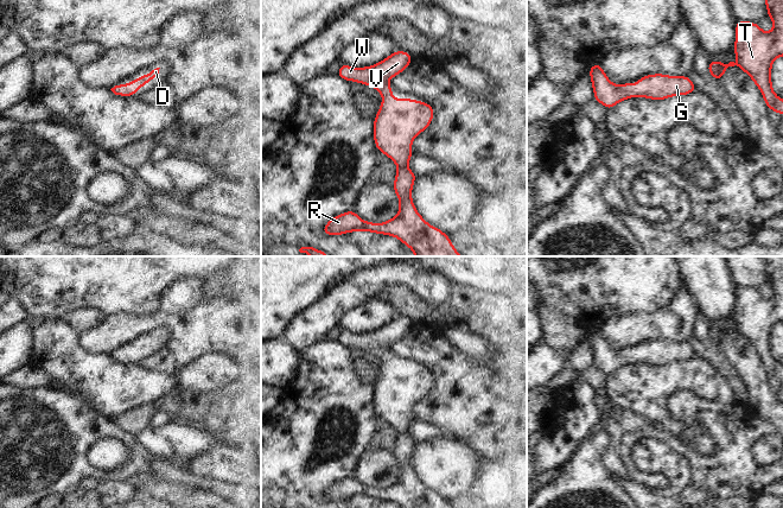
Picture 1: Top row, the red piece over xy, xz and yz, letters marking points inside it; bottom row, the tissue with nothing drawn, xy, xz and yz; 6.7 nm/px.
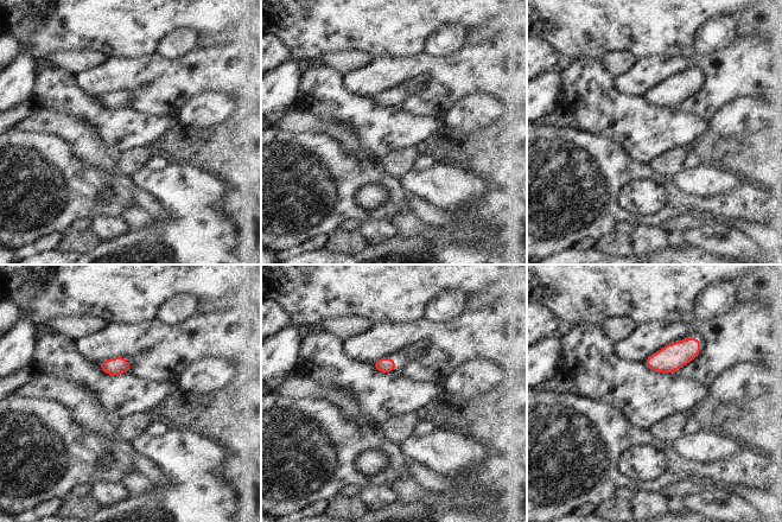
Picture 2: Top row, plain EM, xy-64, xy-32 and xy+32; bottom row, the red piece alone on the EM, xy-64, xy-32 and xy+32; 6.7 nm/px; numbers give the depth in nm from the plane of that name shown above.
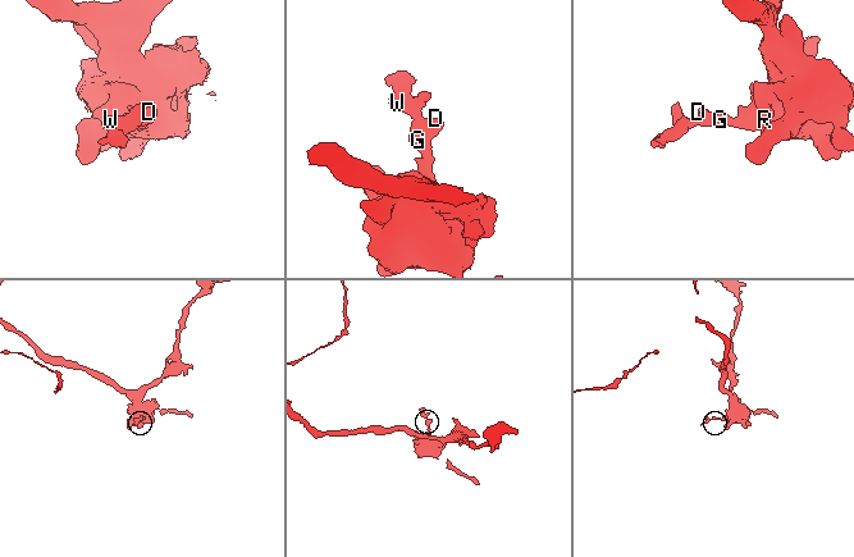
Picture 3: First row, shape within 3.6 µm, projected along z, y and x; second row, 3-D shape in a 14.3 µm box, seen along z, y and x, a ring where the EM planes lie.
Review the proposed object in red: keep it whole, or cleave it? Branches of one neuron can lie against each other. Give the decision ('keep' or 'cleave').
keep

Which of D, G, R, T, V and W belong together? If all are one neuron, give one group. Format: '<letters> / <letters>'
D G R T V W

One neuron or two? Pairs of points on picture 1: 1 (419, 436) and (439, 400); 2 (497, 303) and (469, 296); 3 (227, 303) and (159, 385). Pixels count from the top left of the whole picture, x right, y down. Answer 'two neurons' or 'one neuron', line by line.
1: two neurons
2: one neuron
3: two neurons

